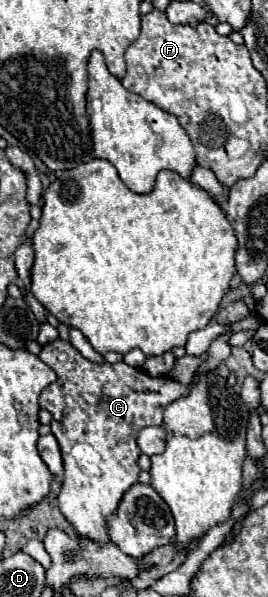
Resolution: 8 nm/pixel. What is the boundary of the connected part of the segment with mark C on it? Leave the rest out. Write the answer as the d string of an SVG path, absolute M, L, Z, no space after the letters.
M221 336L209 346L207 360L199 364L189 386L167 376L151 378L147 372L131 368L125 362L93 364L61 338L43 346L39 358L57 374L57 380L39 396L39 406L53 414L51 430L65 464L65 480L57 500L61 514L81 538L99 544L109 542L107 516L117 512L123 494L137 482L141 472L137 466L141 450L135 442L139 430L163 424L163 410L171 402L187 396L201 374L213 372L231 354L227 340L229 336Z

